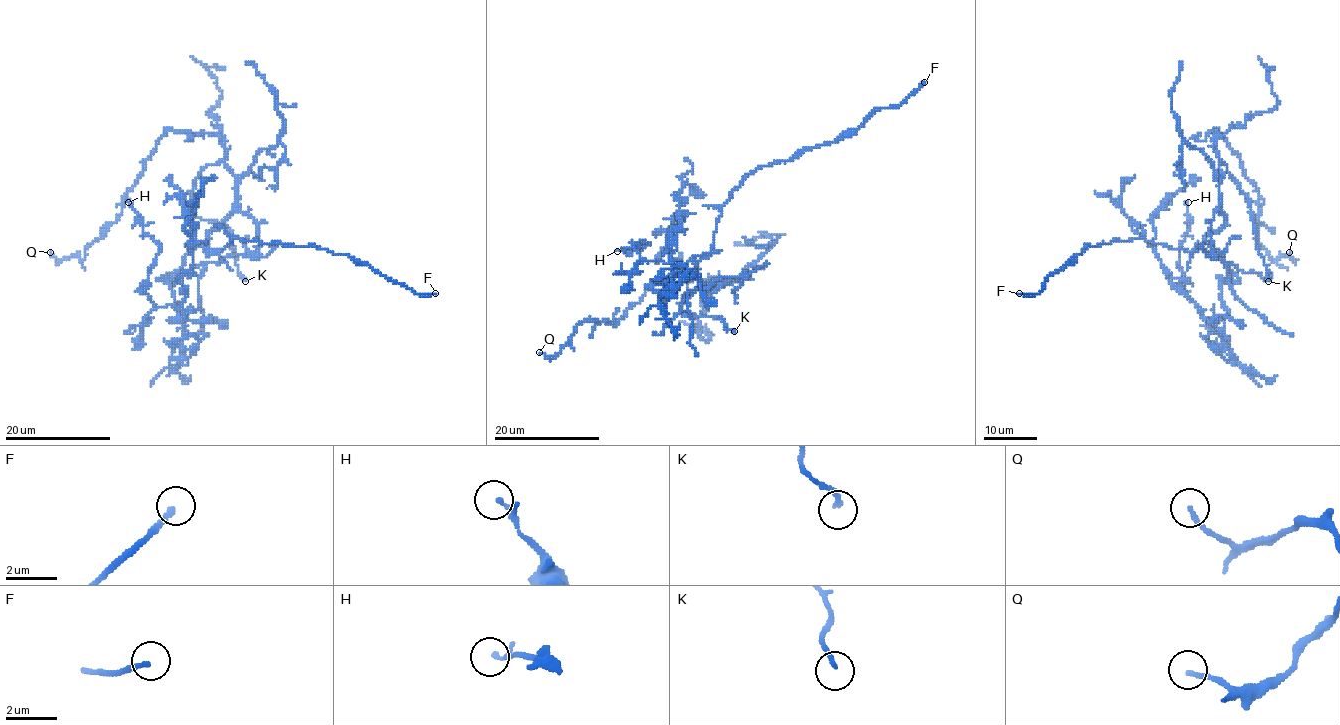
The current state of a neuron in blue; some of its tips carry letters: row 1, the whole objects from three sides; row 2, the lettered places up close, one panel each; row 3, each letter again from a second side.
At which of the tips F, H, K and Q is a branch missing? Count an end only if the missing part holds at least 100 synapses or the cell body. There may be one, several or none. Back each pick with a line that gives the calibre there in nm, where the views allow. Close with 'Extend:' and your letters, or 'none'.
F: Thickness 190 nm
Extend: F

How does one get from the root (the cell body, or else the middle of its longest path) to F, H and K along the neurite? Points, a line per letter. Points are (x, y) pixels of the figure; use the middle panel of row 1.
F: (710, 289), (694, 264), (712, 250), (721, 207), (750, 173), (837, 141), (875, 110), (899, 106), (924, 82)
H: (710, 289), (694, 268), (663, 301), (654, 286), (672, 290), (673, 267), (642, 257), (648, 242), (617, 251)
K: (710, 289), (726, 283), (690, 290), (680, 313), (721, 318), (725, 327), (734, 331)

